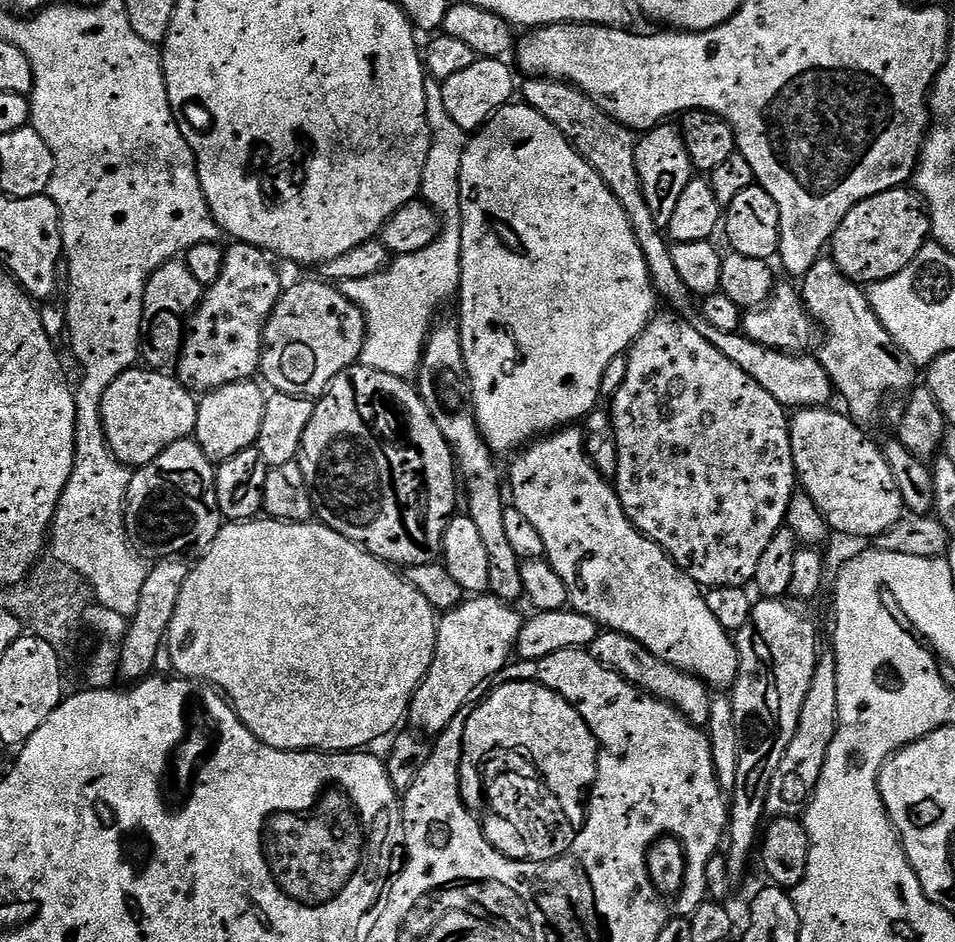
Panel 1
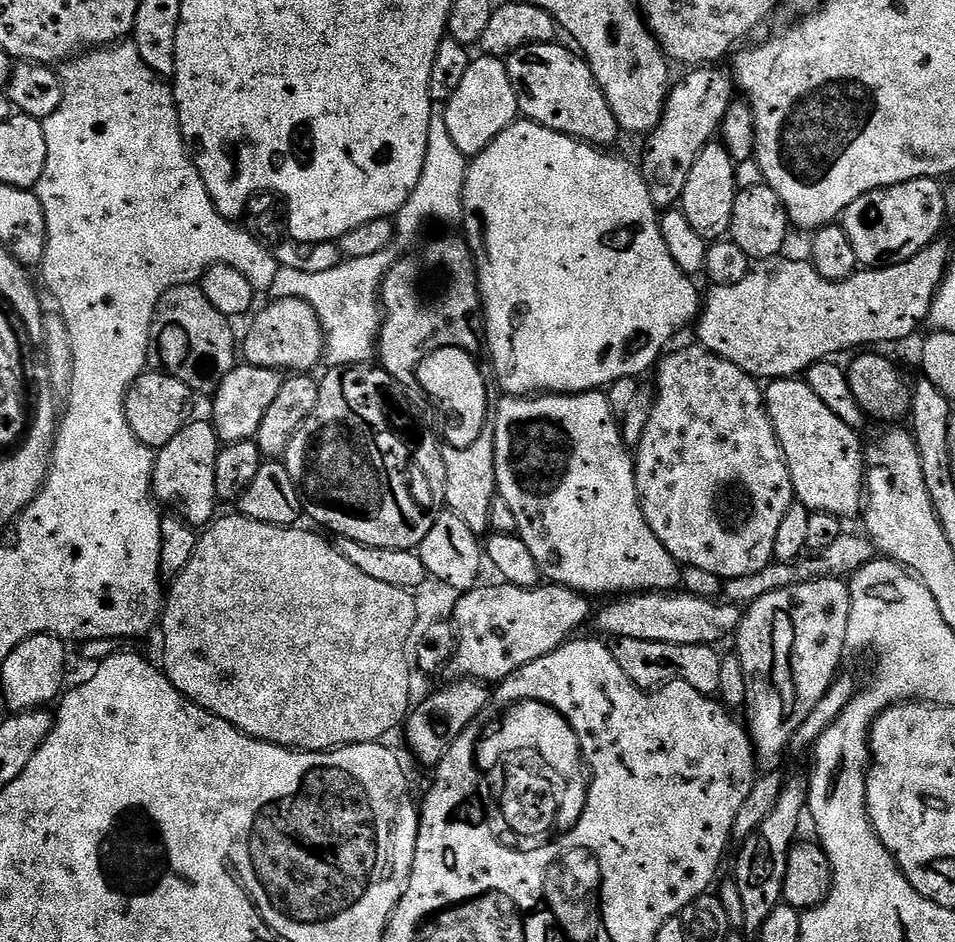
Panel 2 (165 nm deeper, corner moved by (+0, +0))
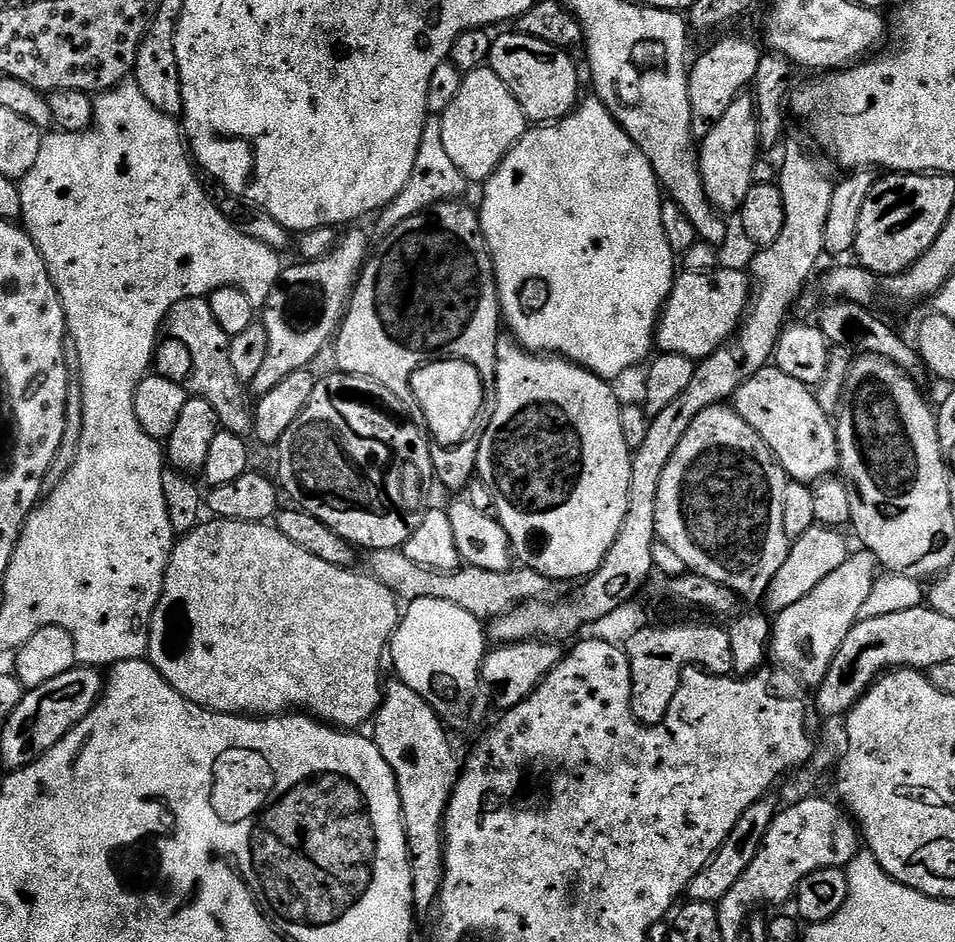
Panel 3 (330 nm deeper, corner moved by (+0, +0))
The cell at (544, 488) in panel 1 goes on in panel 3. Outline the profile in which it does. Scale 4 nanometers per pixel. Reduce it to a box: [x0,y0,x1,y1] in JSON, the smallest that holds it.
[476,338,632,581]

